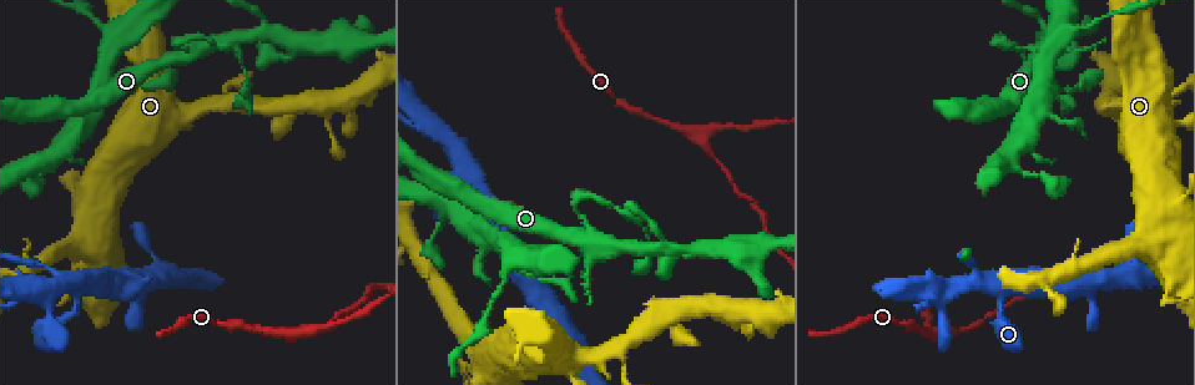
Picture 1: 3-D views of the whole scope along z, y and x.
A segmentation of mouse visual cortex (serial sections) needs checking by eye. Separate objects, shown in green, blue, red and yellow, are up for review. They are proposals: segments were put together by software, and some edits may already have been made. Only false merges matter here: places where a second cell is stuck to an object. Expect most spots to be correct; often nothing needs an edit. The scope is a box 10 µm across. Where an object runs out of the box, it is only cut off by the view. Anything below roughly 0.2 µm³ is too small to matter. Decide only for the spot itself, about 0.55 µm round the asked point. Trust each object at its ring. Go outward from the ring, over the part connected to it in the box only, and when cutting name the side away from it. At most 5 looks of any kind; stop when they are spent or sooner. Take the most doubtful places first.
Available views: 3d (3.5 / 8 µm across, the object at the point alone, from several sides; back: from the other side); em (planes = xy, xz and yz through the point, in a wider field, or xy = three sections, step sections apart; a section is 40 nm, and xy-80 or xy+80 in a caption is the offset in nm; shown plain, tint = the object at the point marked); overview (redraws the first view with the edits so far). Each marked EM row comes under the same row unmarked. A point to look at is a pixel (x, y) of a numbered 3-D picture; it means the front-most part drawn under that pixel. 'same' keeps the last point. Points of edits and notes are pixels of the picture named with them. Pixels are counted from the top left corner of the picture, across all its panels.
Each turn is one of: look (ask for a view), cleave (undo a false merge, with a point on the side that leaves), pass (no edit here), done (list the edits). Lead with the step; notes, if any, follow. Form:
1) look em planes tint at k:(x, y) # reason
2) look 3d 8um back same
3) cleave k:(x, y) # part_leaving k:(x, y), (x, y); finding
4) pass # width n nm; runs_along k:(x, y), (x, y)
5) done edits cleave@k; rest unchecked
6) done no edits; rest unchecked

look em xy step 3 tint at 1:(294, 332) # branch point

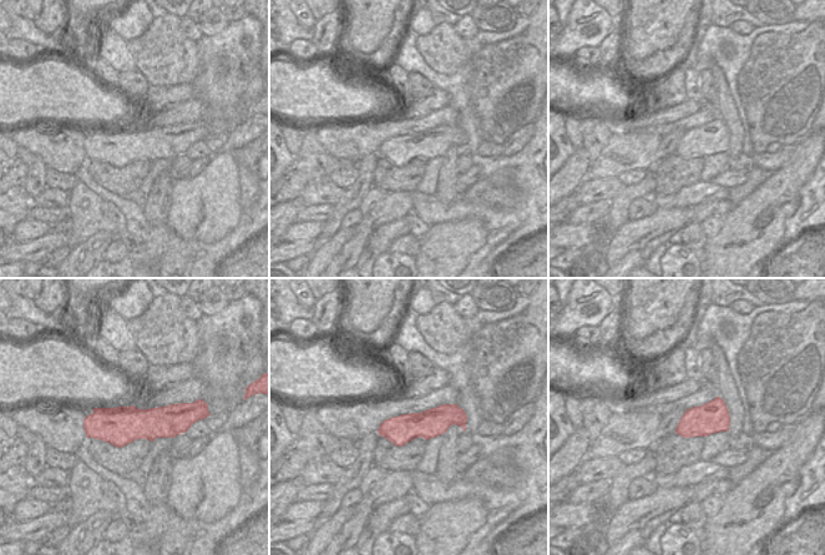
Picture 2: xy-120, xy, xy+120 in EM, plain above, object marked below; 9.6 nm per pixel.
look 3d 3.5um same

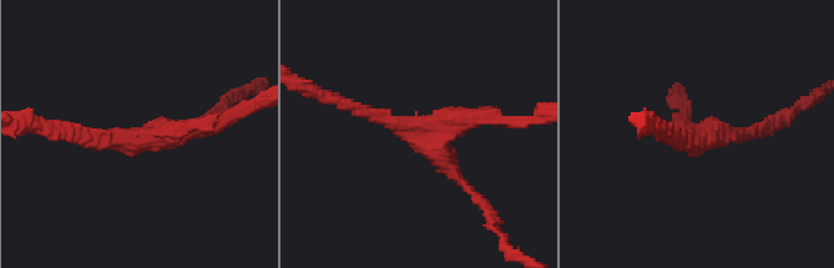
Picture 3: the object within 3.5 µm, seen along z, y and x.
pass # runs_along 3:(339, 101), (408, 126), (473, 193); one cell here

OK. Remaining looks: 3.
look 3d 3.5um at 1:(55, 272) # calibre changes

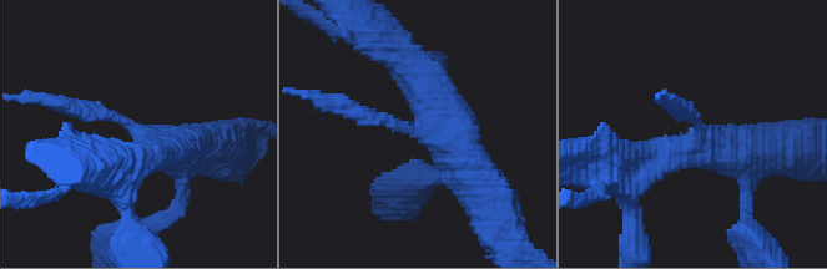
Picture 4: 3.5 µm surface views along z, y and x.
look em xy step 3 tint at 4:(139, 131) # arms 3; arm_widths 200, 400, 450 nm; need the tissue

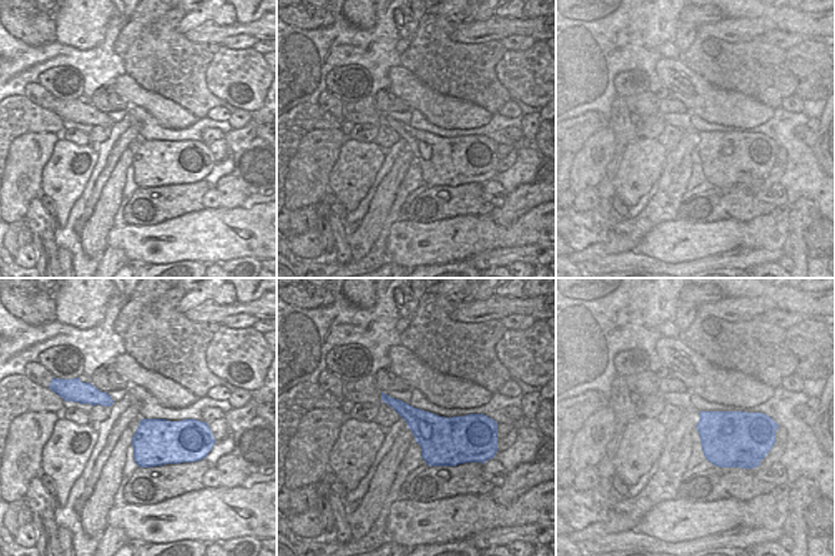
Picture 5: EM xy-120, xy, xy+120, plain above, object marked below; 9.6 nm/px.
pass # width 360 nm; runs_along 4:(460, 177), (442, 130), (346, 103); all the same cell

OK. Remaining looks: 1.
done no edits; rest unchecked

